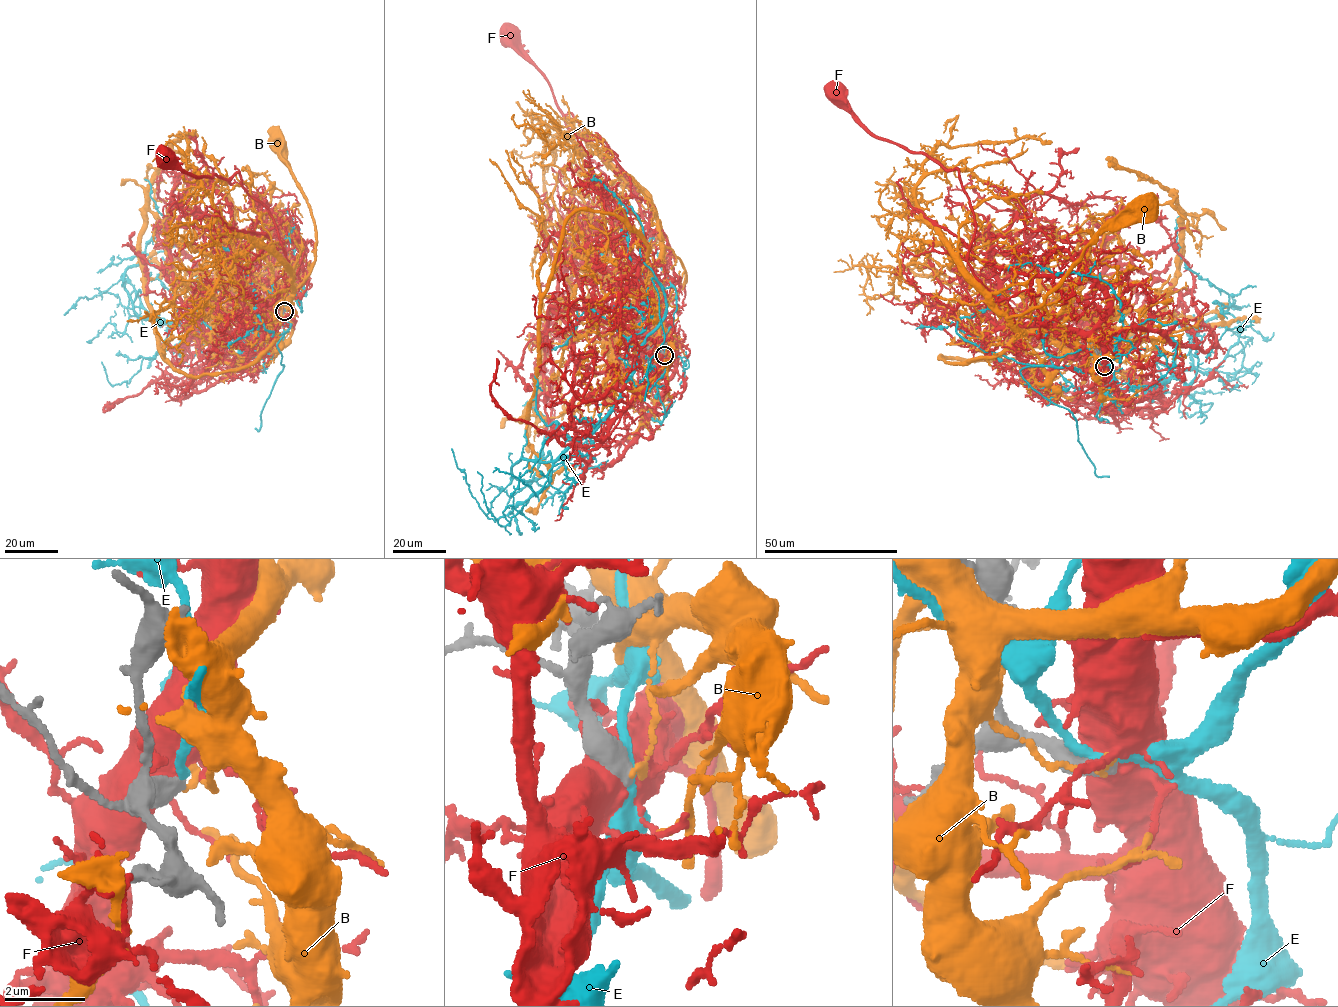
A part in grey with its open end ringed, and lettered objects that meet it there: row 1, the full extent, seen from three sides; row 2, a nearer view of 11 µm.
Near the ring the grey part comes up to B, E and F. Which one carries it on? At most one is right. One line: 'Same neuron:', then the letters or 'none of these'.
Same neuron: none of these

